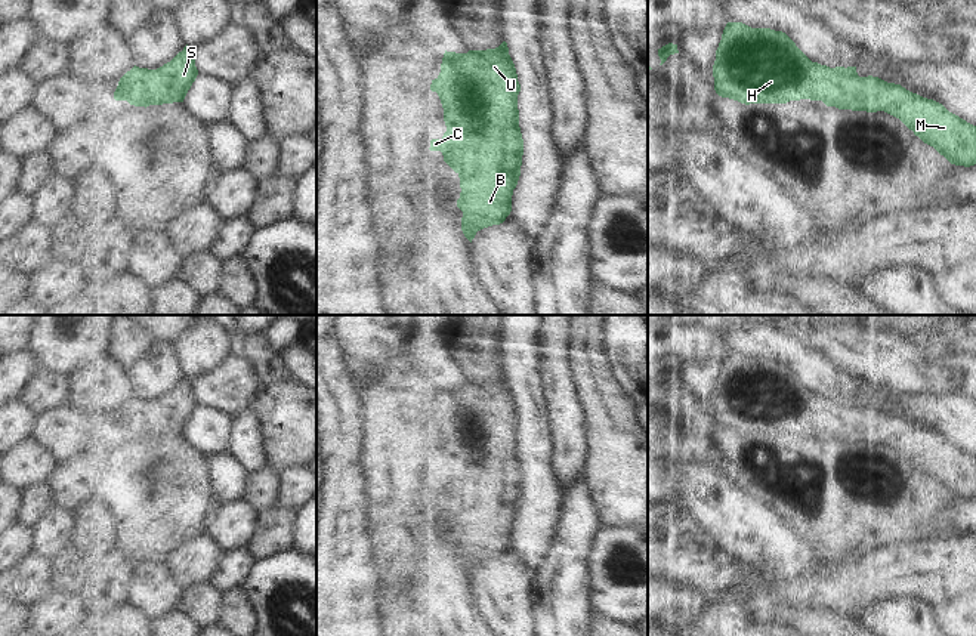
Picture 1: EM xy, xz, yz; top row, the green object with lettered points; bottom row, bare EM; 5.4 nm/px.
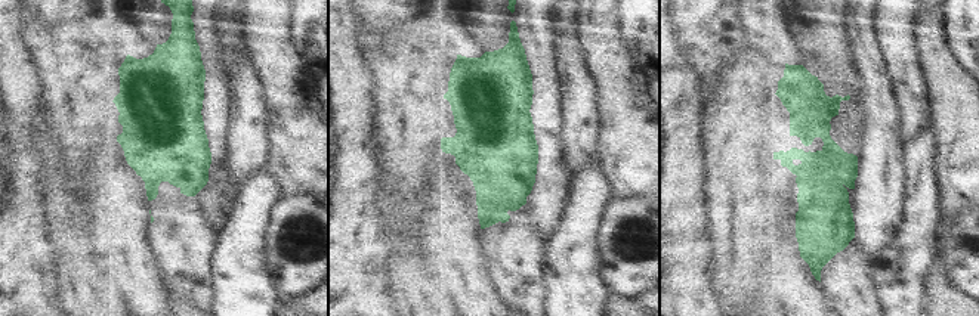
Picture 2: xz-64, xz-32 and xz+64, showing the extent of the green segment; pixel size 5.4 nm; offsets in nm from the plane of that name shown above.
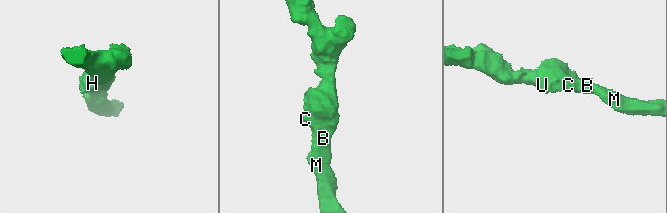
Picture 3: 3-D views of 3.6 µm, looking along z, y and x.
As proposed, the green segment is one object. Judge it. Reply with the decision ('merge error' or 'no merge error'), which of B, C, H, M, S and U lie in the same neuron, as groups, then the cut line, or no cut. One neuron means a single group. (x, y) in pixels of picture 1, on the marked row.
no merge error; B C H M S U; no cut

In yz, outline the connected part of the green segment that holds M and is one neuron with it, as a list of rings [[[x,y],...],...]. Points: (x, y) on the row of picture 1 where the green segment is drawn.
[[[728,22],[713,65],[714,90],[722,98],[741,104],[787,104],[790,101],[822,101],[838,109],[877,112],[899,118],[924,143],[933,146],[951,164],[976,164],[976,126],[949,112],[942,104],[923,98],[878,77],[859,77],[856,67],[830,68],[812,62],[782,31],[751,28],[742,22]]]

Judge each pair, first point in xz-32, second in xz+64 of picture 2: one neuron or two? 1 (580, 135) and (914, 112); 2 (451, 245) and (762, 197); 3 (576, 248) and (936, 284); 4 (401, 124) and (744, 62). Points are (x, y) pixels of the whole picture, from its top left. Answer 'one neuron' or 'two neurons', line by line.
1: one neuron
2: two neurons
3: two neurons
4: one neuron

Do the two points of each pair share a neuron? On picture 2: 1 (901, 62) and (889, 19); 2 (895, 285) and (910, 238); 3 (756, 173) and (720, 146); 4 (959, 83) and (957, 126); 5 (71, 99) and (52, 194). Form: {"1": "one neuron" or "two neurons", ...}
{"1": "one neuron", "2": "one neuron", "3": "one neuron", "4": "one neuron", "5": "two neurons"}

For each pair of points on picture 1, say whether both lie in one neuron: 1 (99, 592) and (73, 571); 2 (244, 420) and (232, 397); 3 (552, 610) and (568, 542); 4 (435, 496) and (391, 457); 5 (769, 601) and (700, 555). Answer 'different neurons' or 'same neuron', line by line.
1: same neuron
2: different neurons
3: same neuron
4: different neurons
5: different neurons

